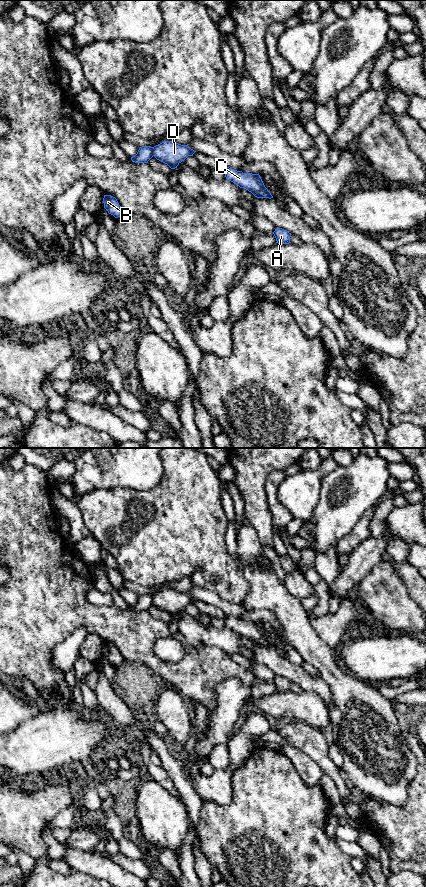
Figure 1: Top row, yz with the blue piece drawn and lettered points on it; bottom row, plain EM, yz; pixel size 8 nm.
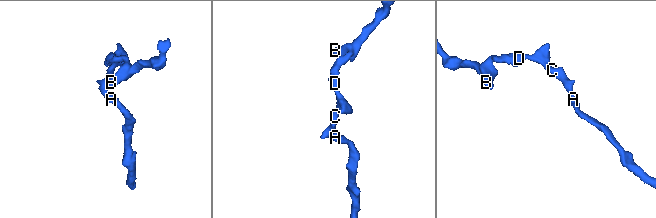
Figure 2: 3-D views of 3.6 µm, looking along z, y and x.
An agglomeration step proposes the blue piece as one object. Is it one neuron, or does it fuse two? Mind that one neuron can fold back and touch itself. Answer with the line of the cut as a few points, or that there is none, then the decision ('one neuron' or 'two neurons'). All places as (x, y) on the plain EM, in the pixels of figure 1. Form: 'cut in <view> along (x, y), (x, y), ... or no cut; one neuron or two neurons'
cut in yz along (151, 595), (153, 603); two neurons

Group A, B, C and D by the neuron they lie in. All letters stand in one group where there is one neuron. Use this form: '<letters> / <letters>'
A C D / B

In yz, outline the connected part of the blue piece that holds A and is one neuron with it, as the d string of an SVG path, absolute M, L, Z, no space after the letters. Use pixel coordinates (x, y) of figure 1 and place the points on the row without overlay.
M276 676L275 679L273 680L275 686L276 686L276 691L278 692L289 692L291 691L290 690L290 685L291 685L291 682L282 677L282 676Z

